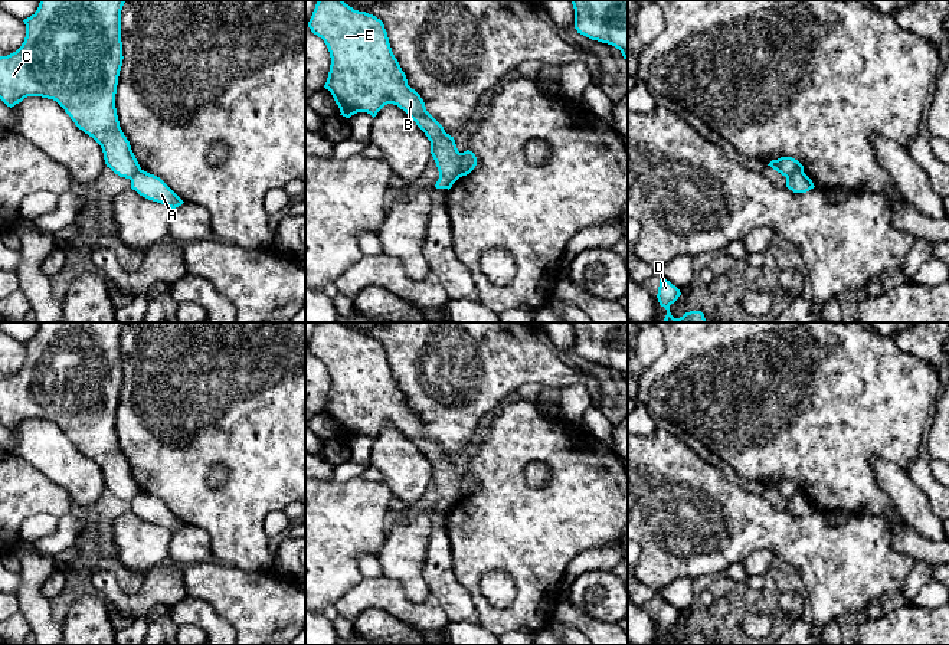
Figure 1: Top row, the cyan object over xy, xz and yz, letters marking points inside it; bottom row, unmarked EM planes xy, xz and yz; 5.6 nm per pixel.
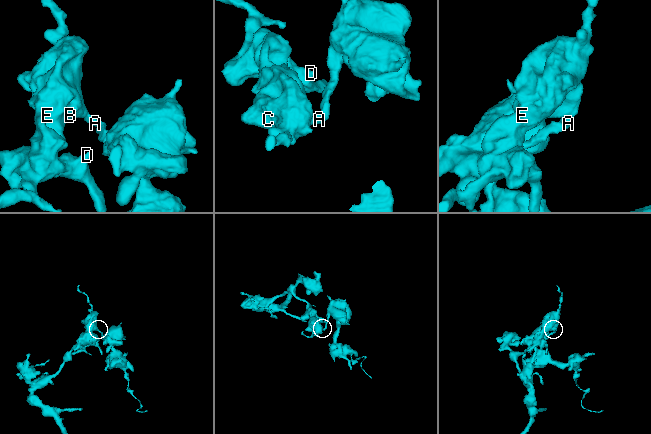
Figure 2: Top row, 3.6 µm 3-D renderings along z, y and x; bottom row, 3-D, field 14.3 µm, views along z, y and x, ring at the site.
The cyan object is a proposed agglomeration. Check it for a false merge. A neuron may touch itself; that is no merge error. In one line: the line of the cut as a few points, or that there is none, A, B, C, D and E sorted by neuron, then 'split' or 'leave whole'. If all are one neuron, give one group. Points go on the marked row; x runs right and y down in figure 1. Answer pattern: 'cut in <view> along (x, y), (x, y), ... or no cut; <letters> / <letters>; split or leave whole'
cut in xz along (462, 153), (457, 177); A / B C D E; split

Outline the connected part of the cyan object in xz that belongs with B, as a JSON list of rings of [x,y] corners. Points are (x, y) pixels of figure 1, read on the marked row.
[[[318,0],[308,27],[328,48],[331,65],[324,88],[331,92],[340,115],[367,112],[374,118],[384,105],[397,105],[431,141],[439,171],[435,187],[449,190],[458,180],[462,153],[408,85],[383,22],[343,0]]]

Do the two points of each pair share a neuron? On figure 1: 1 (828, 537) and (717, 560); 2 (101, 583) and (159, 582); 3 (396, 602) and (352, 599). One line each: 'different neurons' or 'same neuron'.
1: same neuron
2: same neuron
3: same neuron

